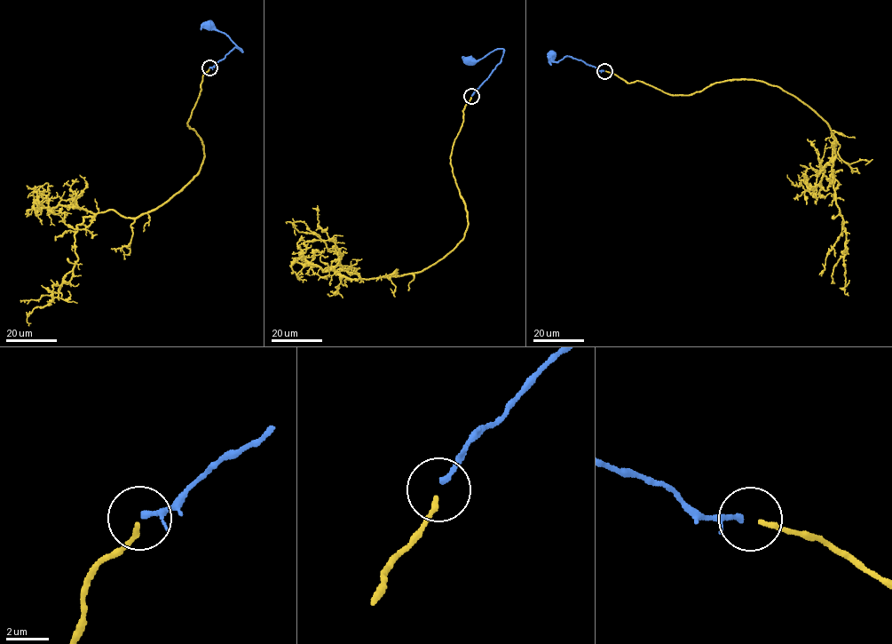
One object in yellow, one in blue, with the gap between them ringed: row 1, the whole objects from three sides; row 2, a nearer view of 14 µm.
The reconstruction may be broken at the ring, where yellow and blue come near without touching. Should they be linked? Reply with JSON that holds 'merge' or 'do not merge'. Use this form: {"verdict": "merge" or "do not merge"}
{"verdict": "merge"}

